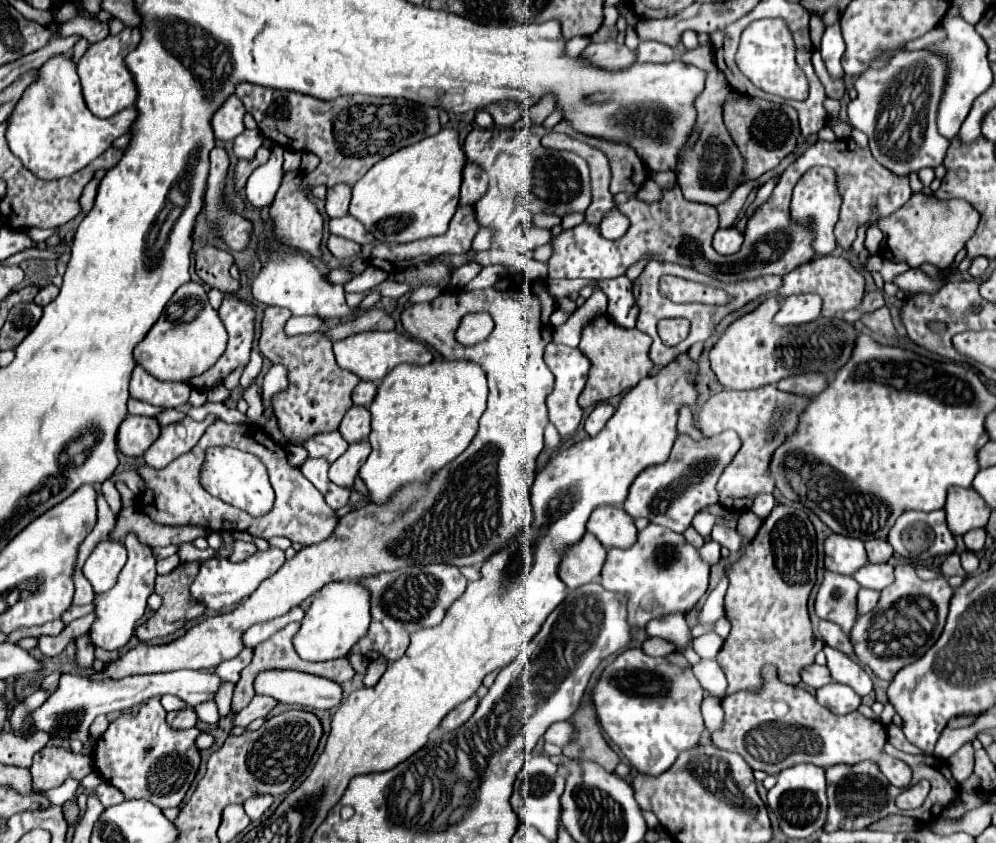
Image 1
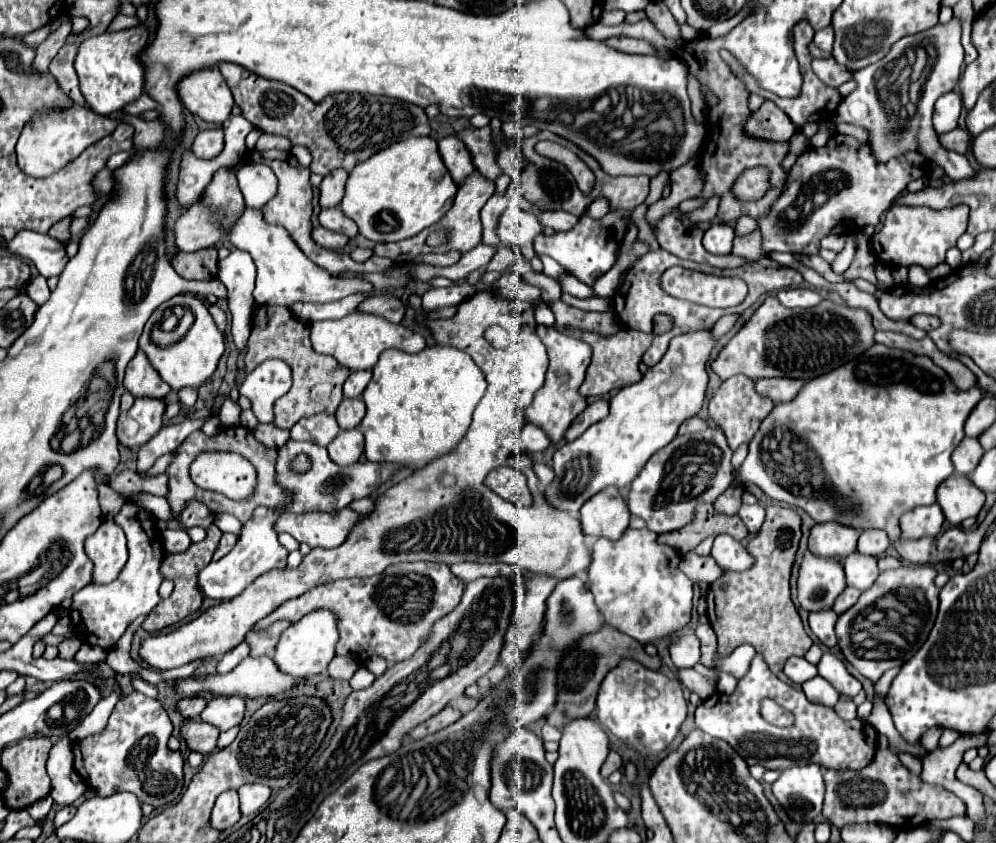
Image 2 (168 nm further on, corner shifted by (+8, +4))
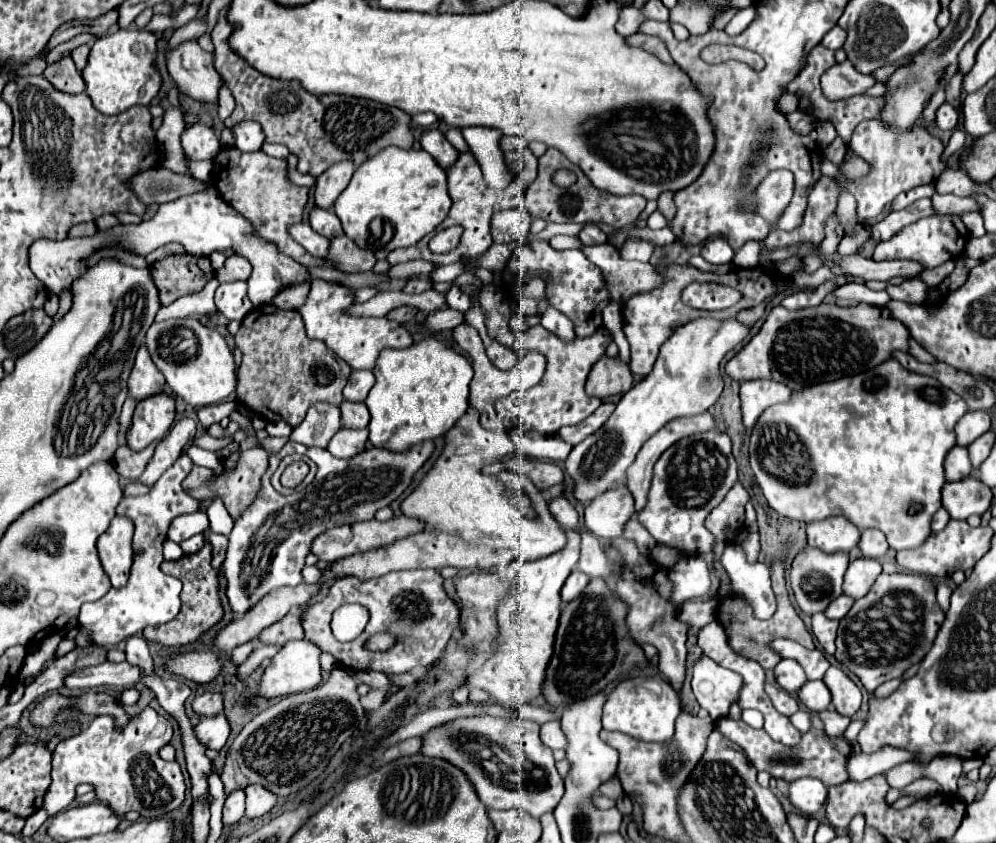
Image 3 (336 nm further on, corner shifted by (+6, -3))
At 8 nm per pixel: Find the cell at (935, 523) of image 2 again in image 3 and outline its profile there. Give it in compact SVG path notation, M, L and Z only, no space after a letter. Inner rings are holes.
M939 508L937 512L935 512L935 516L933 516L933 522L931 522L931 532L941 532L945 526L947 526L947 522L949 522L949 512L945 510L945 508Z

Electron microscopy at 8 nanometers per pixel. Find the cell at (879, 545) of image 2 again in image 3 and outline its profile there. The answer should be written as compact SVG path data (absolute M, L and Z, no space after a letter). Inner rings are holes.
M863 530L861 532L861 540L859 540L859 548L863 552L865 558L883 558L887 552L887 540L885 534L881 530Z

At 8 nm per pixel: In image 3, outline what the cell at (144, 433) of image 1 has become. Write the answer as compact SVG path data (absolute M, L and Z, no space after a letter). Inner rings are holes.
M165 392L141 400L135 408L131 428L127 428L127 446L143 450L153 440L163 438L175 420L175 400Z

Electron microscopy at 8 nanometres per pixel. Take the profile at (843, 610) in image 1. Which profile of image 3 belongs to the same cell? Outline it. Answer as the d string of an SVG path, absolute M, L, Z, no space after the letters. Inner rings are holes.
M805 546L797 558L793 560L793 568L791 568L791 588L795 594L795 600L799 604L799 608L805 614L817 614L823 612L831 600L835 600L837 596L843 594L843 574L849 566L849 556L845 552L835 552L835 554L825 554L817 548Z

